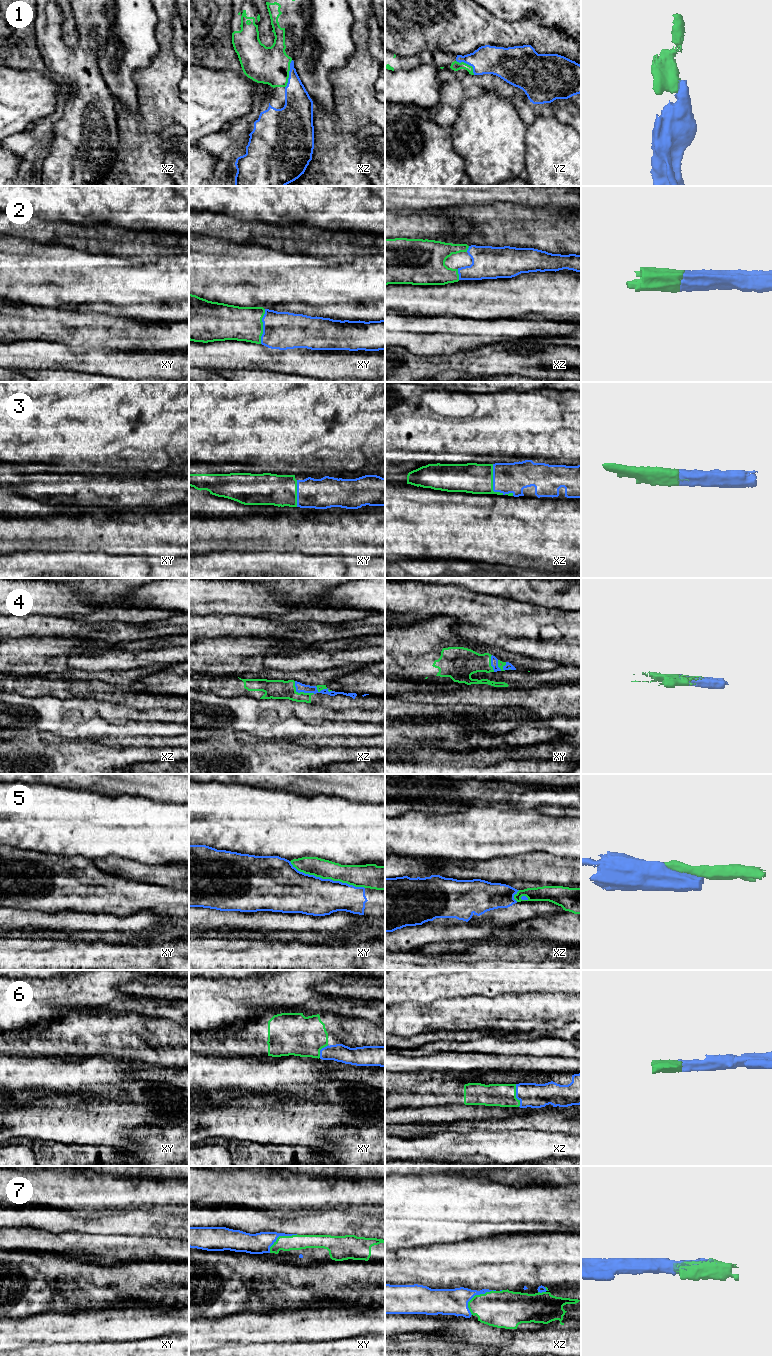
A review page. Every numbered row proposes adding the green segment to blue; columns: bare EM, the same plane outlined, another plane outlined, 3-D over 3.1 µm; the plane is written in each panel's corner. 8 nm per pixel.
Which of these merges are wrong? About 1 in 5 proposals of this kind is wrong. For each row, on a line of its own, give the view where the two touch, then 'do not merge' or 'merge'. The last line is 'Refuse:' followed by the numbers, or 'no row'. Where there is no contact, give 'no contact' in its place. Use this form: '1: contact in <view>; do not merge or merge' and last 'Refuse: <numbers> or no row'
1: contact in xz; merge
2: contact in xy; merge
3: contact in xz; merge
4: contact in xz; merge
5: contact in xy; do not merge
6: contact in xz; merge
7: contact in xz; merge
Refuse: 5

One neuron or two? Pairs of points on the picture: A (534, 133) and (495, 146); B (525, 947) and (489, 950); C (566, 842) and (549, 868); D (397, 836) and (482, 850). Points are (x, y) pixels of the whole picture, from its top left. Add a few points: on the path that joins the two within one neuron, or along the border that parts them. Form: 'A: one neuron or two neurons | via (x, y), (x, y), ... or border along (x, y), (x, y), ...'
A: two neurons | border along (527, 127), (525, 135), (525, 160)
B: one neuron | via (516, 949), (498, 949)
C: two neurons | border along (535, 851), (547, 851), (570, 858)
D: one neuron | via (418, 836), (461, 836)

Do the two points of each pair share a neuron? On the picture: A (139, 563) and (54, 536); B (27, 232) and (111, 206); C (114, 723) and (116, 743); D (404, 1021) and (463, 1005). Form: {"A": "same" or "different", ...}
{"A": "different", "B": "different", "C": "different", "D": "same"}

